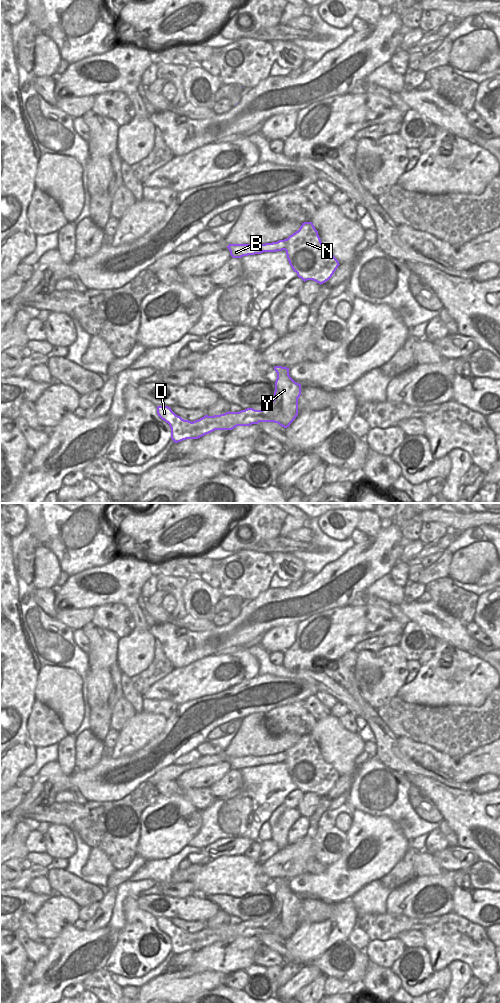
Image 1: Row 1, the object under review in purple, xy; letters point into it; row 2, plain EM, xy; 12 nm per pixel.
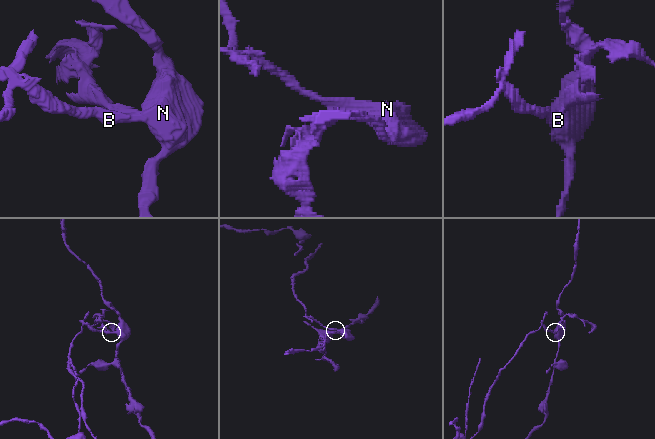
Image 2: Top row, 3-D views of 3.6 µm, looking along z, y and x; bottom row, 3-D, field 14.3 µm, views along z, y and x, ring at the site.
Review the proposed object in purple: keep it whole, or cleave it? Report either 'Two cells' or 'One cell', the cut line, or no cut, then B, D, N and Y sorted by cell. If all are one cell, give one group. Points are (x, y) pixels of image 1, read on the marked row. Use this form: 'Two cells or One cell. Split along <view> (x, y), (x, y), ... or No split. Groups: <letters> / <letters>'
Two cells. Split along xy (287, 239), (287, 245), (284, 249). Groups: B / D N Y

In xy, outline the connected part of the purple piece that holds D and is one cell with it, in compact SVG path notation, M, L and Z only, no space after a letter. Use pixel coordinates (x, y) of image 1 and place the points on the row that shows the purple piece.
M275 366L274 370L277 373L274 399L262 410L247 408L239 412L205 415L193 422L182 419L168 406L157 406L157 414L169 424L171 439L175 443L186 439L198 439L215 430L232 430L237 426L250 426L259 422L274 422L287 428L298 415L301 384L290 377L289 368Z

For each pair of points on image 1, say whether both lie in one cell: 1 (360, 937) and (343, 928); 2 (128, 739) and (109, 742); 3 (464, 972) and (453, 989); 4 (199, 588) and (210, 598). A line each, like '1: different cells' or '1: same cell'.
1: different cells
2: different cells
3: same cell
4: same cell

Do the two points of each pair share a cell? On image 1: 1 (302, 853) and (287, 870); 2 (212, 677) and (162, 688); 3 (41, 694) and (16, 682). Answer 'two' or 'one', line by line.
1: one
2: one
3: two

